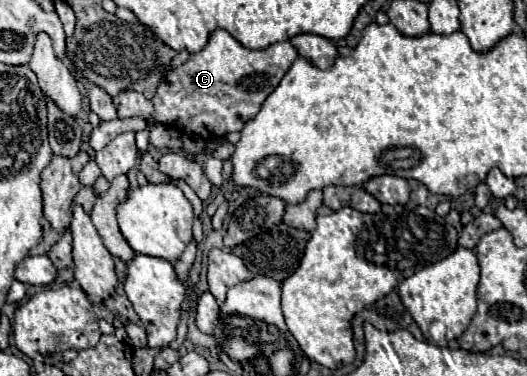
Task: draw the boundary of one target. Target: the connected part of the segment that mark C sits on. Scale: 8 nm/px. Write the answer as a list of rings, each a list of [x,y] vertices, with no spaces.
[[[216,29],[202,51],[194,53],[160,83],[152,99],[156,109],[152,119],[202,139],[220,139],[226,133],[240,131],[244,123],[260,111],[260,105],[278,87],[296,57],[298,51],[290,41],[280,41],[254,51],[240,45],[228,31]]]

